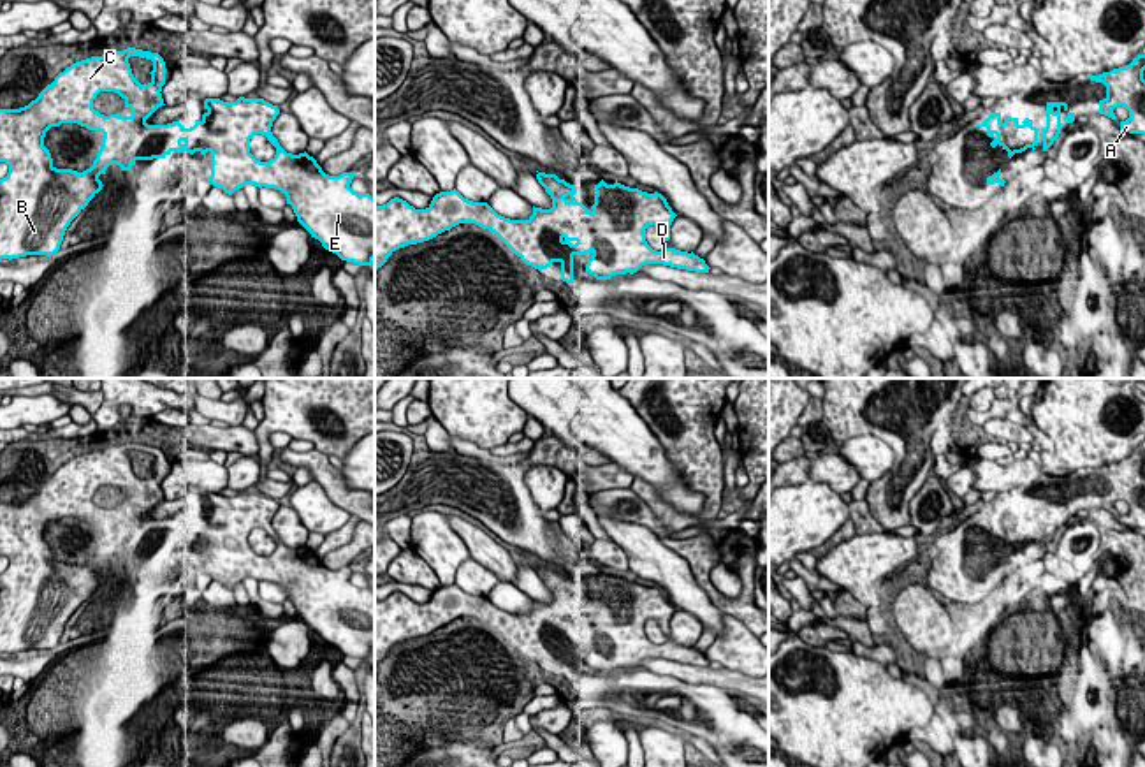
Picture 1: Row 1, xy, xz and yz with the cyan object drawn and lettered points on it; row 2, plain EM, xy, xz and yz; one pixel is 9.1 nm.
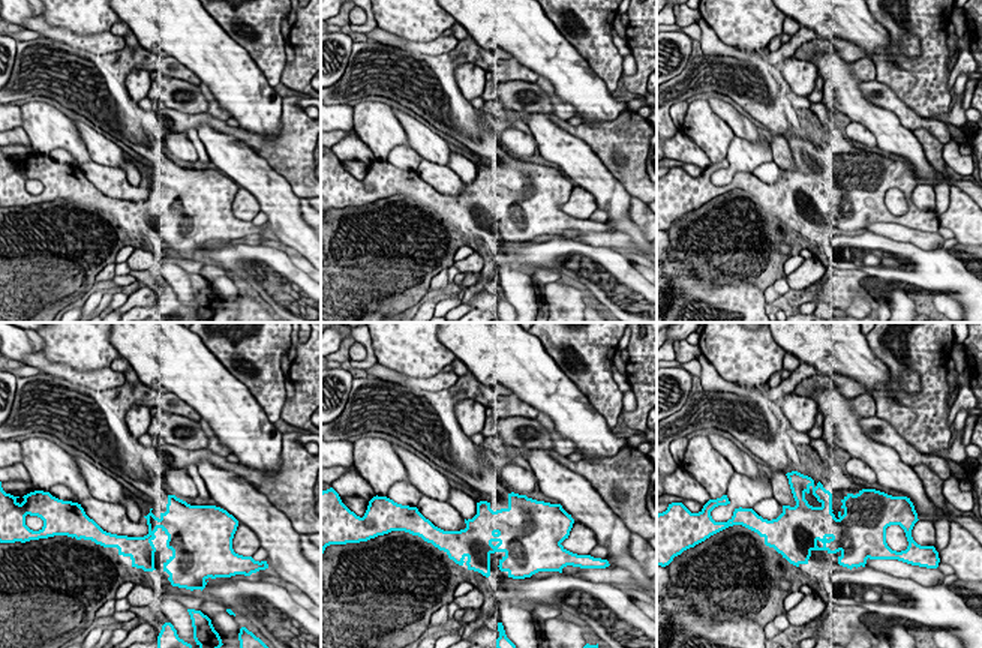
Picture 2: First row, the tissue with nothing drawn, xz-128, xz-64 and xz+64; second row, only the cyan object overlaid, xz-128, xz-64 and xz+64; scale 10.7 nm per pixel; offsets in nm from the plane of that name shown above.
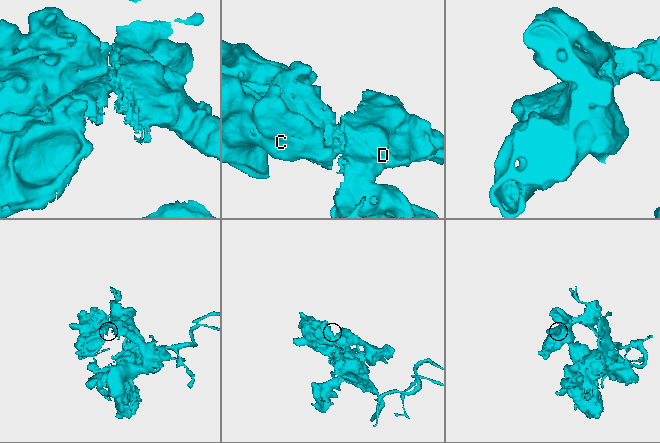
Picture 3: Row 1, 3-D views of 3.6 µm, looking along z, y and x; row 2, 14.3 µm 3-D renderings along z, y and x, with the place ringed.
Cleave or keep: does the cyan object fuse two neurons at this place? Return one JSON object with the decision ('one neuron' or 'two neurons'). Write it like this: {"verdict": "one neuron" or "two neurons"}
{"verdict": "one neuron"}

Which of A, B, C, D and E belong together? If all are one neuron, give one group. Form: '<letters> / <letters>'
A B C D E

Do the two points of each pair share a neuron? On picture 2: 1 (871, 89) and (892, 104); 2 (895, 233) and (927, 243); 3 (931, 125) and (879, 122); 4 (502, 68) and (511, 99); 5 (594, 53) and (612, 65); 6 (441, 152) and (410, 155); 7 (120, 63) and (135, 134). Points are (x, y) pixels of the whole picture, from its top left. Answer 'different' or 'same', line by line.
1: same
2: same
3: different
4: different
5: same
6: different
7: same

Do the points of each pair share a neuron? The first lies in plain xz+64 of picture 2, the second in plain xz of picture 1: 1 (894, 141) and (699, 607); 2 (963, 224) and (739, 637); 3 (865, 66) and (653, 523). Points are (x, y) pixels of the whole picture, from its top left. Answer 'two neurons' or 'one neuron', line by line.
1: one neuron
2: one neuron
3: two neurons

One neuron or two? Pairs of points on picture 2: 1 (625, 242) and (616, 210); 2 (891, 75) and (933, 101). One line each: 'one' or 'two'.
1: two
2: one

